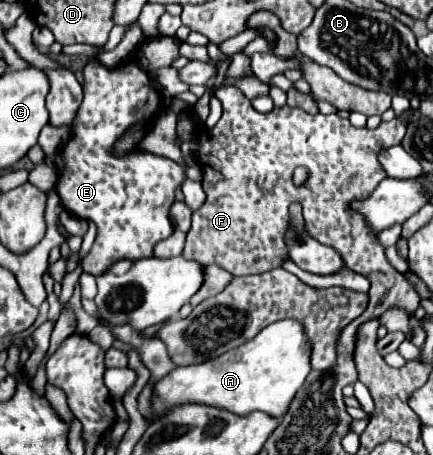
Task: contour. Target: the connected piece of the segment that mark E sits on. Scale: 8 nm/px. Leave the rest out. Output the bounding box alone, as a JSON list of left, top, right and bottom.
[56,59,186,277]

